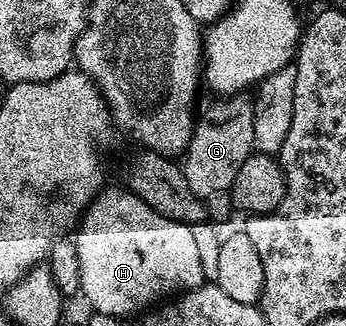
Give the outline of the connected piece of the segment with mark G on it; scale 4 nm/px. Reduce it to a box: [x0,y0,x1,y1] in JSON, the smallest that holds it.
[181,95,255,199]

